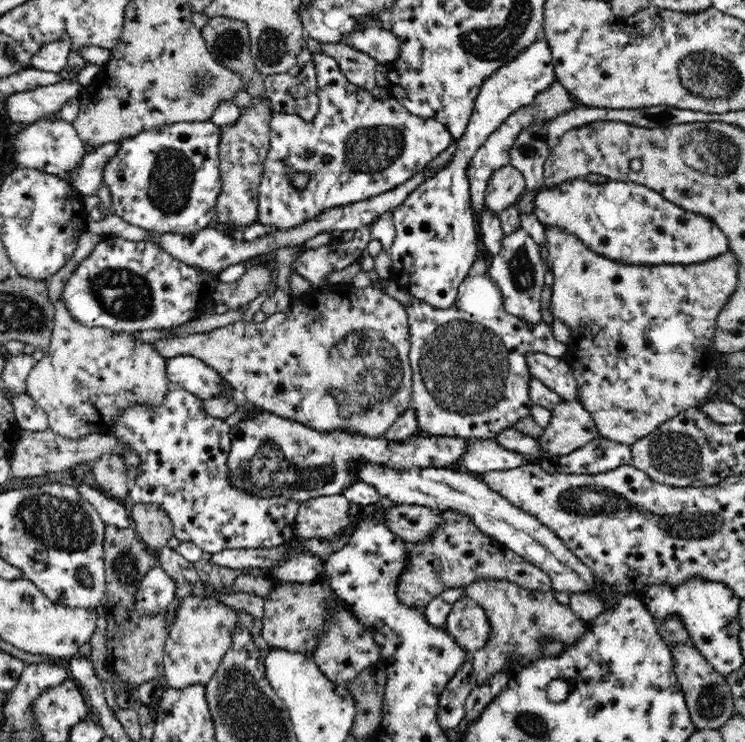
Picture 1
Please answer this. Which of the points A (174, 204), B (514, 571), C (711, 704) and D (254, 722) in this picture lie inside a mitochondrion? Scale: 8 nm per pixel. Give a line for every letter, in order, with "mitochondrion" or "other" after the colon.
A: mitochondrion
B: other
C: mitochondrion
D: mitochondrion

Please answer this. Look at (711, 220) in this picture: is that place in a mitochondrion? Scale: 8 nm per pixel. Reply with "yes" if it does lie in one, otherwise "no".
no

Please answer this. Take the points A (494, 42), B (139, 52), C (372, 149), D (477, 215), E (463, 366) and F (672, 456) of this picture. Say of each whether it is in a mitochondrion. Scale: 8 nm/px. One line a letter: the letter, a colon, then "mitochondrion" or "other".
A: mitochondrion
B: other
C: mitochondrion
D: other
E: mitochondrion
F: mitochondrion

